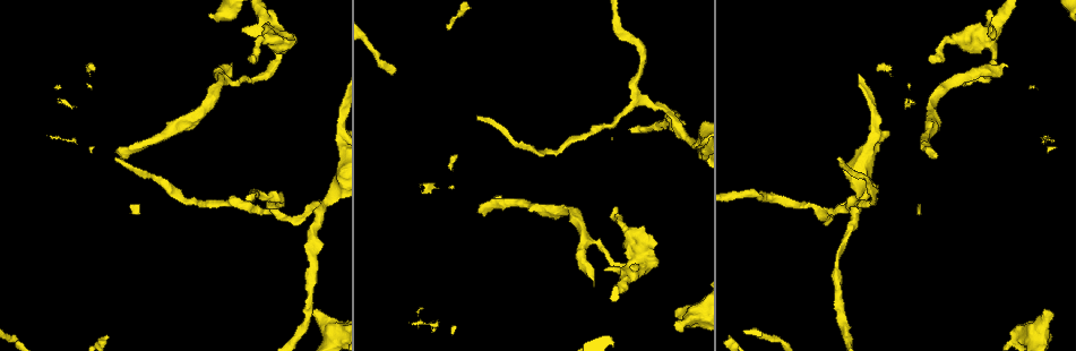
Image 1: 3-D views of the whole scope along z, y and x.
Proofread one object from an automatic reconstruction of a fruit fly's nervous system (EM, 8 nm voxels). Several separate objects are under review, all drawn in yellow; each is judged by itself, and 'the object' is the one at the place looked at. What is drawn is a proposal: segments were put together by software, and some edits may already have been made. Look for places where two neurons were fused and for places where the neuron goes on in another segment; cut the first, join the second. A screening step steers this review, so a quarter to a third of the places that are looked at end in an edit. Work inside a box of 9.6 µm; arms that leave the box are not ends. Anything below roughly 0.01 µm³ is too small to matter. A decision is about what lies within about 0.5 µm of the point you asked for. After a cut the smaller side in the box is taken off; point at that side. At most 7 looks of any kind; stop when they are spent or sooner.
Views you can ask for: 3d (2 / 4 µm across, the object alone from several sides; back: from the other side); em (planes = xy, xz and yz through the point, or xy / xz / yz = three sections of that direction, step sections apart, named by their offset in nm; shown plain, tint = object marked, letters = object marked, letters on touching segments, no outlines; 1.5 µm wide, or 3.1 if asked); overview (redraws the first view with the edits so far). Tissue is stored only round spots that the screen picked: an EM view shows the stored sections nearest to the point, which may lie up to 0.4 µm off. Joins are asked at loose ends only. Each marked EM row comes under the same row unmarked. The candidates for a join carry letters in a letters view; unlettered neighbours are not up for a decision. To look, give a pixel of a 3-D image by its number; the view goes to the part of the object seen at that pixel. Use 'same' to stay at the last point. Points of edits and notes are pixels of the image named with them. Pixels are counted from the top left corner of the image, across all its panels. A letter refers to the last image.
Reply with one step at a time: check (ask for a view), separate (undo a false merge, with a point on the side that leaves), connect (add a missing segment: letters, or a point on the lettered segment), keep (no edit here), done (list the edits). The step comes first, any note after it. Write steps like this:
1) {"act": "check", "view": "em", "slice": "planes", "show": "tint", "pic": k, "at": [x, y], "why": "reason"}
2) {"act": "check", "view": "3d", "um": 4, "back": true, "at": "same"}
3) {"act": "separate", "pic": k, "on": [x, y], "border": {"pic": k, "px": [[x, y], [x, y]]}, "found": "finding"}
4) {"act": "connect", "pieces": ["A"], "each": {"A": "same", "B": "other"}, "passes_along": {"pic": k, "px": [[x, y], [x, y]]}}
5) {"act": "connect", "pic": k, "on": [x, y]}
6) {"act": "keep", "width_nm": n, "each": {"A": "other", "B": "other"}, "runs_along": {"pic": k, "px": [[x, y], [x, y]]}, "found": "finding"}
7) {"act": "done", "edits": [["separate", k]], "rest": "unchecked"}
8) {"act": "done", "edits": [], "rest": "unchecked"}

{"act": "check", "view": "em", "slice": "planes", "show": "letters", "pic": 1, "at": [1039, 326], "why": "calibre changes"}

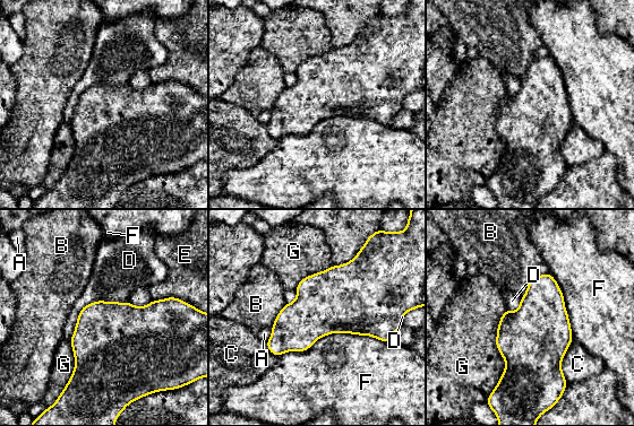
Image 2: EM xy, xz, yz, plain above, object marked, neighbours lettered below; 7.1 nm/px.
{"act": "keep", "each": {"A": "other", "B": "other", "C": "other", "D": "other", "E": "other", "F": "other", "G": "other"}, "border": {"pic": 2, "px": [[390, 341], [331, 332], [277, 357]]}, "found": "continuous, no second neuron"}

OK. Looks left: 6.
{"act": "check", "view": "em", "slice": "xy", "step": 8, "show": "tint", "pic": 1, "at": [930, 59], "why": "an open end"}

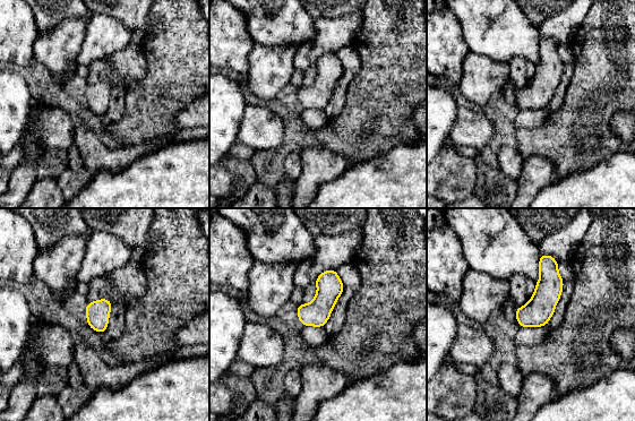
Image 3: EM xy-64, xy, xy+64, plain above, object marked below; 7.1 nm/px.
{"act": "check", "view": "em", "slice": "planes", "show": "letters", "at": "same", "why": "another direction"}

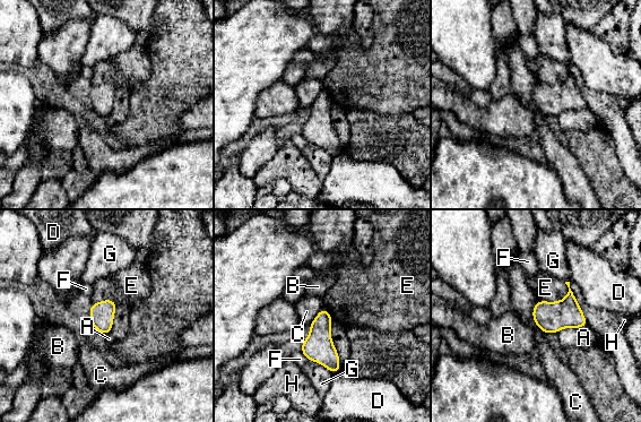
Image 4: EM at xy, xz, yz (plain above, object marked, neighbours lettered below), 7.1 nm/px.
{"act": "keep", "longest_contact_nm": ["G", 360], "each": {"A": "other", "B": "other", "C": "other", "D": "other", "E": "other", "F": "other", "G": "other", "H": "other"}, "border": {"pic": 4, "px": [[536, 301], [533, 321], [545, 334]]}, "found": "none of them fits"}

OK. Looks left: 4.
{"act": "check", "view": "em", "slice": "xy", "step": 8, "show": "letters", "pic": 1, "at": [476, 117], "why": "long arm stops here"}

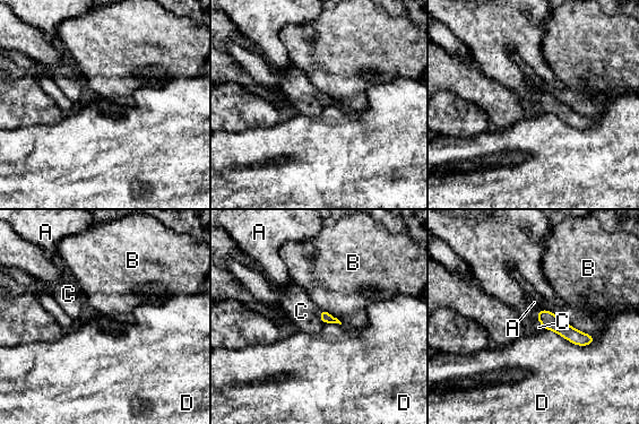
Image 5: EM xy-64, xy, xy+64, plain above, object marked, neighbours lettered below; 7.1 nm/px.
{"act": "check", "view": "em", "slice": "planes", "show": "letters", "at": "same", "why": "another direction"}

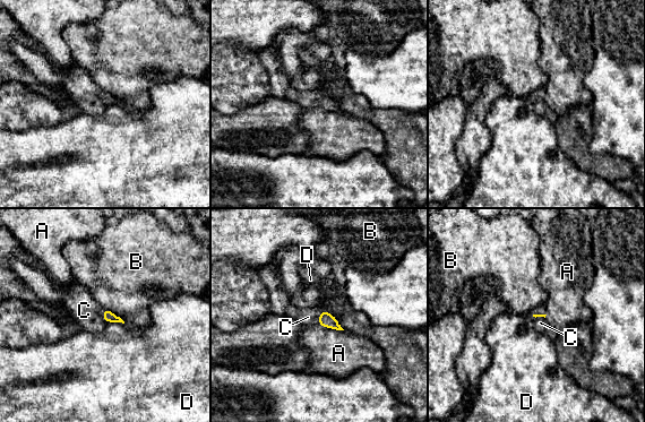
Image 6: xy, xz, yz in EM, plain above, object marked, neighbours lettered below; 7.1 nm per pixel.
{"act": "connect", "pieces": ["C"], "each": {"A": "other", "B": "other", "C": "same", "D": "other"}, "passes_along": {"pic": 6, "px": [[326, 319], [319, 318], [308, 317]]}, "found": "it goes on there"}

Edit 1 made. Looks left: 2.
{"act": "done", "edits": [["connect", 6]], "rest": "unchecked"}

